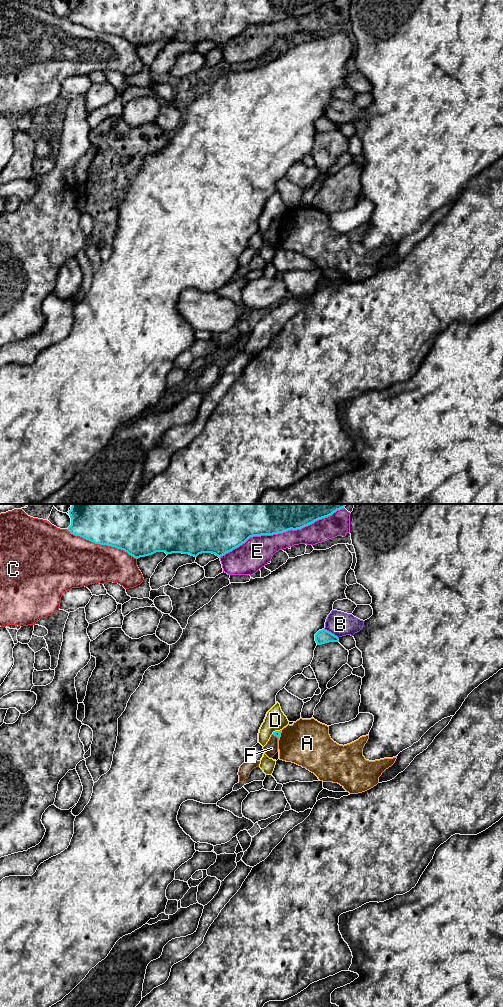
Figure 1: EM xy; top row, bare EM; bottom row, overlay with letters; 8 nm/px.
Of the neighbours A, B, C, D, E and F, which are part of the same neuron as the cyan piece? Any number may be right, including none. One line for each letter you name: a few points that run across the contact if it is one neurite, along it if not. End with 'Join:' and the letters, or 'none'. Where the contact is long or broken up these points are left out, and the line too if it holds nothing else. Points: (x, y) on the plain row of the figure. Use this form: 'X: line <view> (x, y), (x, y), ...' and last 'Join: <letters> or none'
Join: none

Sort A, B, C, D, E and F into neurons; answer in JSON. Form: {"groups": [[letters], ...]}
{"groups": [["A"], ["B"], ["C"], ["D"], ["E"], ["F"]]}

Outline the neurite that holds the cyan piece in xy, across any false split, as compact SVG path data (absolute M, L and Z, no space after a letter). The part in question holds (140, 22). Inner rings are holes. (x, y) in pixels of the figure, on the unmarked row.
M69 0L71 6L71 13L68 15L67 18L71 22L75 24L80 24L95 32L107 33L115 35L117 37L124 38L136 47L152 43L156 40L165 40L167 43L172 41L182 41L189 42L194 45L197 45L199 42L202 41L212 41L220 46L221 44L225 43L226 41L232 39L233 37L245 31L250 25L261 23L273 23L283 21L291 17L301 17L305 14L314 11L319 7L328 5L333 1L334 0Z

